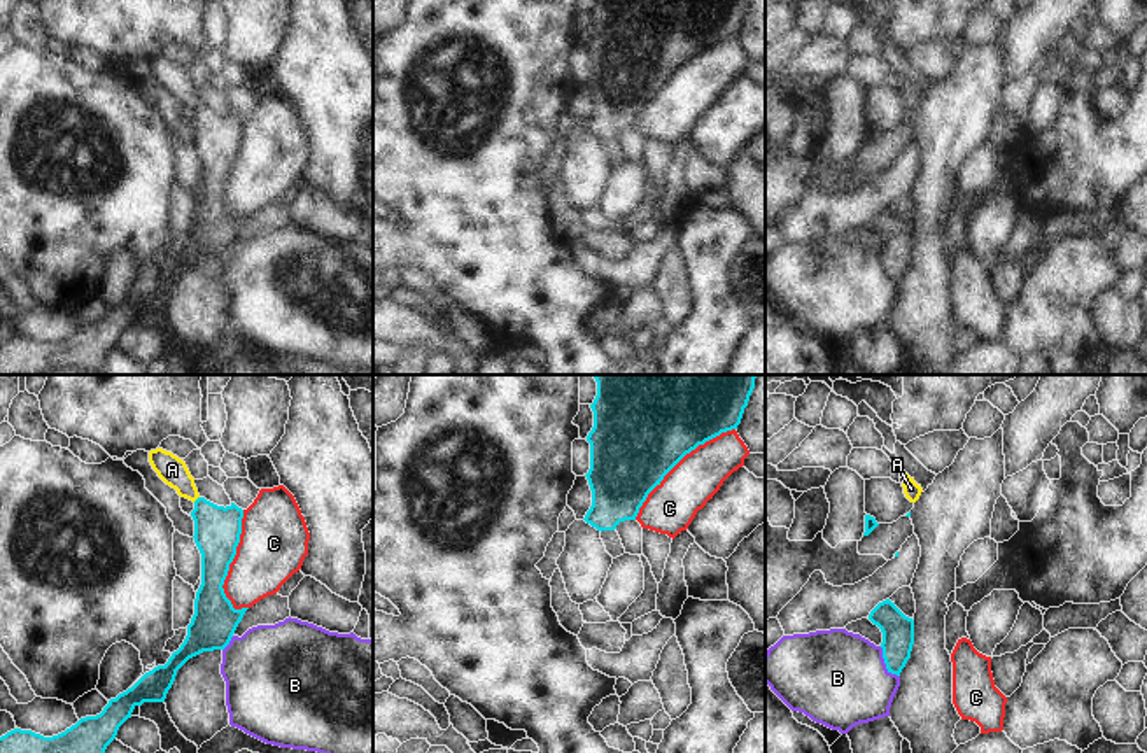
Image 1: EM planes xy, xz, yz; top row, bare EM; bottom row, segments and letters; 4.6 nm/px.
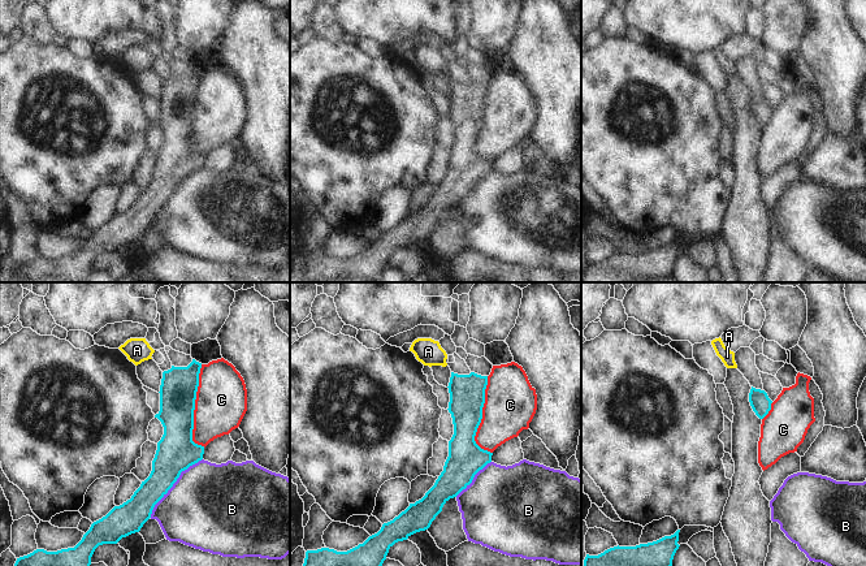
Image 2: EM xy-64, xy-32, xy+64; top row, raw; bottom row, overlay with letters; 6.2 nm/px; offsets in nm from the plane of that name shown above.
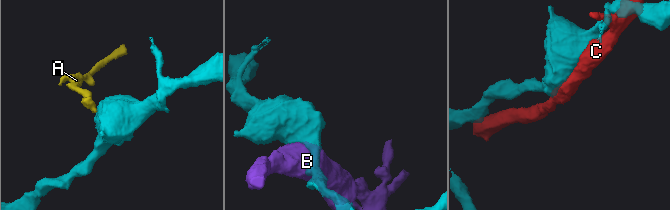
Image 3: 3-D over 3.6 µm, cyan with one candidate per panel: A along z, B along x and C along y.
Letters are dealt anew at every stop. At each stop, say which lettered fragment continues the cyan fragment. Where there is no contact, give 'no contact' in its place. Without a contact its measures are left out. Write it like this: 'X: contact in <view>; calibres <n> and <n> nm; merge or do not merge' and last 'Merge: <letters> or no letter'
A: contact in xy; calibres 220 and 130 nm; merge
B: contact in yz; calibres 150 and 440 nm; do not merge
C: contact in xz; calibres 420 and 240 nm; do not merge
Merge: A

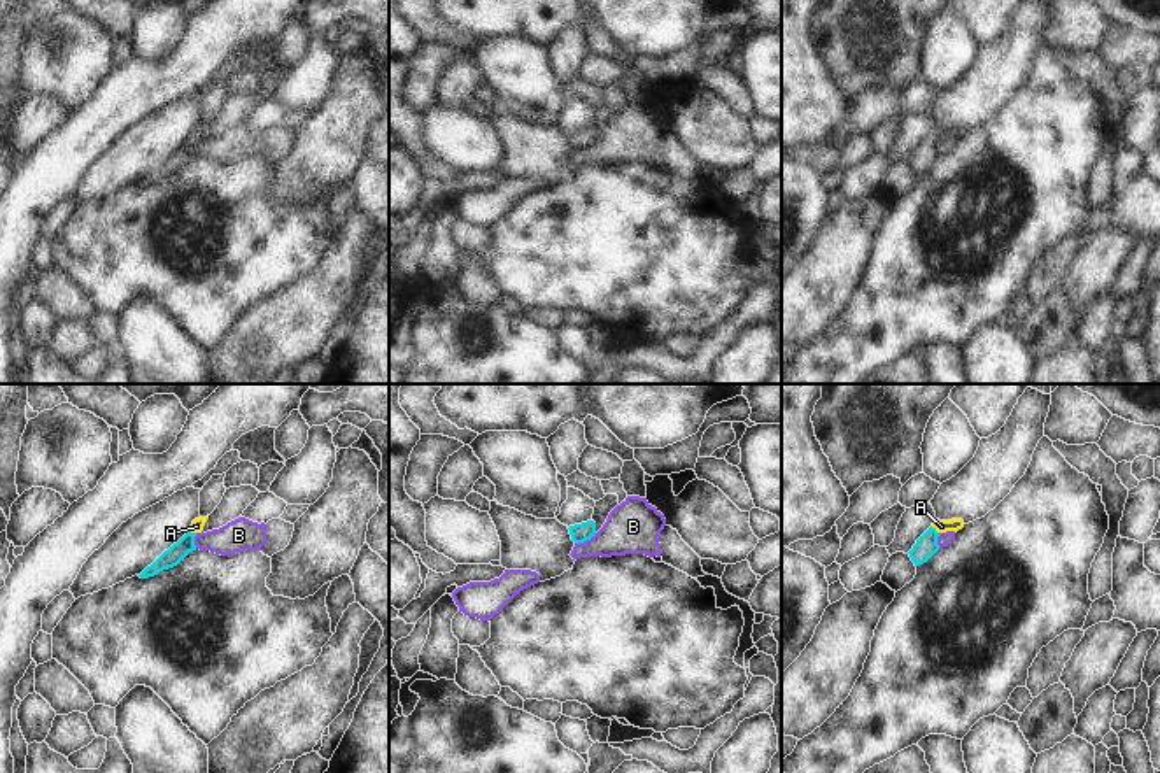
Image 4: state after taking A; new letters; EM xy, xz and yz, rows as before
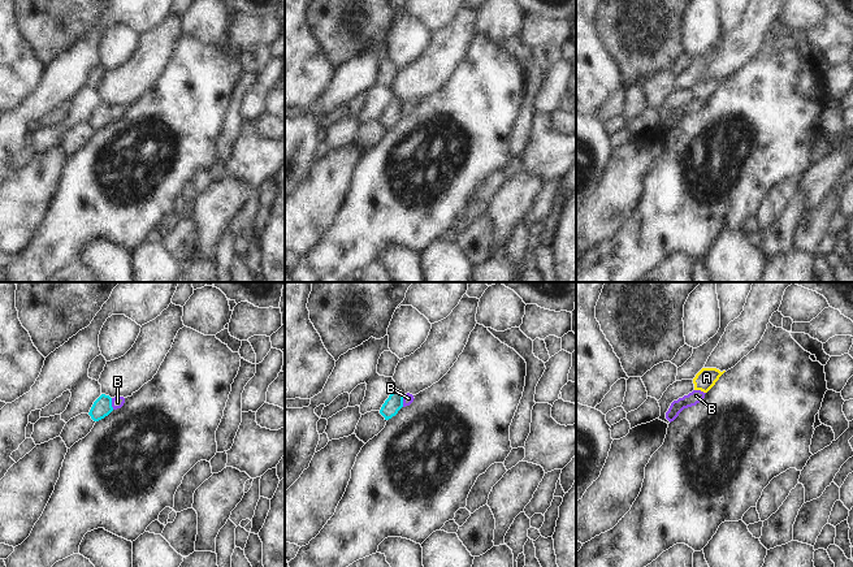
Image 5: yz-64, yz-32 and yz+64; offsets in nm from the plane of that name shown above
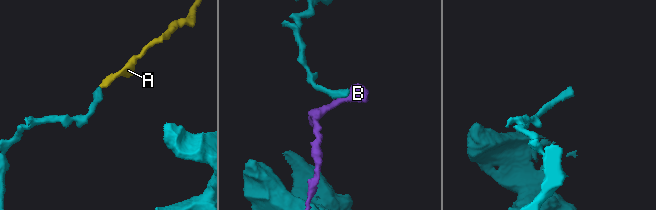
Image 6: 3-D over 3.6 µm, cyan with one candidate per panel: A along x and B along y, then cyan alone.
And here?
A: contact in yz; calibres 100 and 60 nm; merge
B: contact in xz; calibres 90 and 240 nm; do not merge
Merge: A

